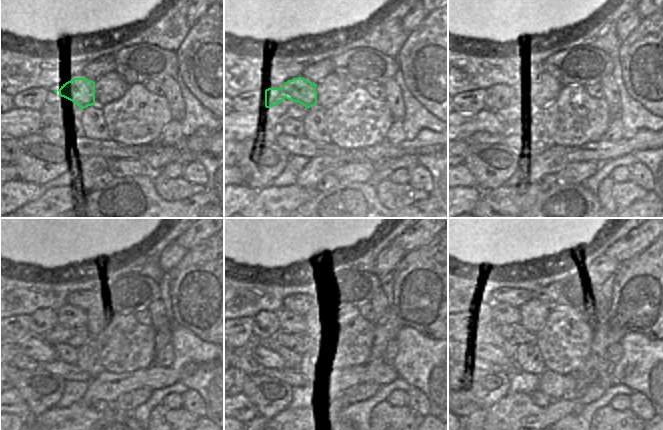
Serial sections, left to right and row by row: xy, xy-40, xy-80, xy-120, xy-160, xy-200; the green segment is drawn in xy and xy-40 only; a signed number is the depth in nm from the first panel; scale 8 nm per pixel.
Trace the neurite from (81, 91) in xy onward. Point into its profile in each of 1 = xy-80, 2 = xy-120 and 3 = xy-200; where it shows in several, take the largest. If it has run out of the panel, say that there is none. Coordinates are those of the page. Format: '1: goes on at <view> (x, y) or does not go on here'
1: goes on at xy-80 (525, 93)
2: goes on at xy-120 (42, 321)
3: goes on at xy-200 (485, 318)

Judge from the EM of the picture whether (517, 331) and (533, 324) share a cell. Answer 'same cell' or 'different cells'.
different cells

